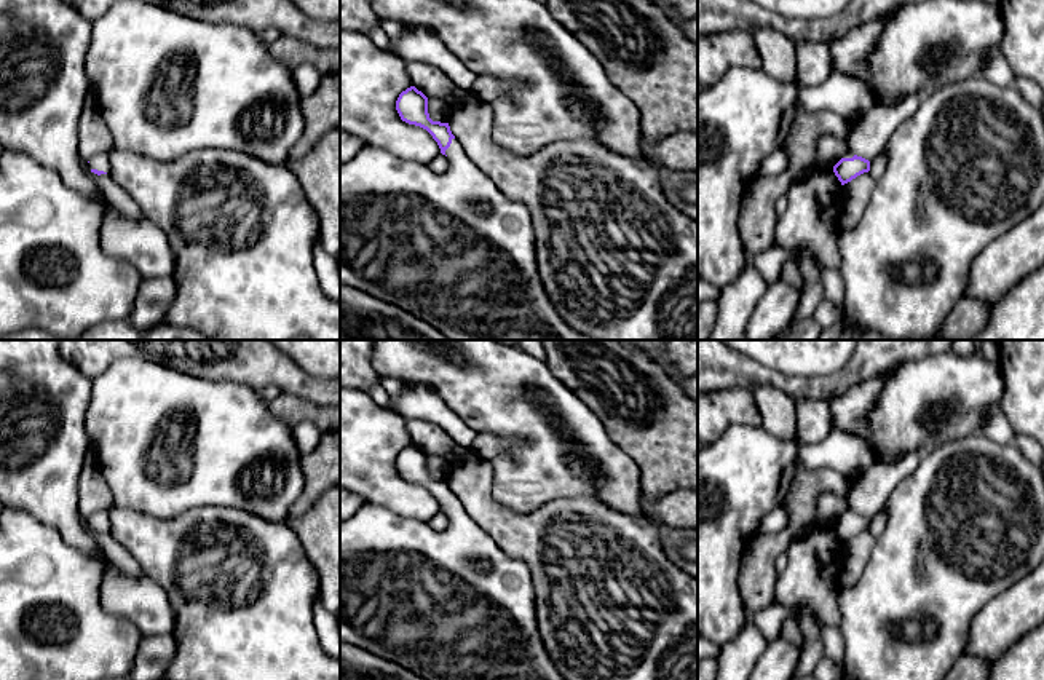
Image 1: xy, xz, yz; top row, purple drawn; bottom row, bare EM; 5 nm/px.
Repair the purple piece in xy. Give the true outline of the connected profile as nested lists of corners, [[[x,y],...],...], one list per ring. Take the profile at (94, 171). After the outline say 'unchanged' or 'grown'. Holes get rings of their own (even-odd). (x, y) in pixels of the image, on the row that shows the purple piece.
[[[102,152],[94,155],[89,160],[89,168],[91,172],[101,176],[101,174],[109,174],[110,172],[110,161],[109,161],[109,152]]]; grown

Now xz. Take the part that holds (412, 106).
[[[415,86],[402,91],[396,101],[402,121],[426,129],[437,142],[441,153],[449,158],[444,172],[434,172],[428,164],[404,160],[380,147],[364,145],[361,152],[340,164],[340,284],[359,289],[375,298],[399,306],[436,327],[449,340],[595,340],[573,330],[556,311],[548,298],[536,270],[533,225],[525,204],[506,196],[498,185],[465,153],[449,123],[433,121],[428,113],[428,97]]]; grown

